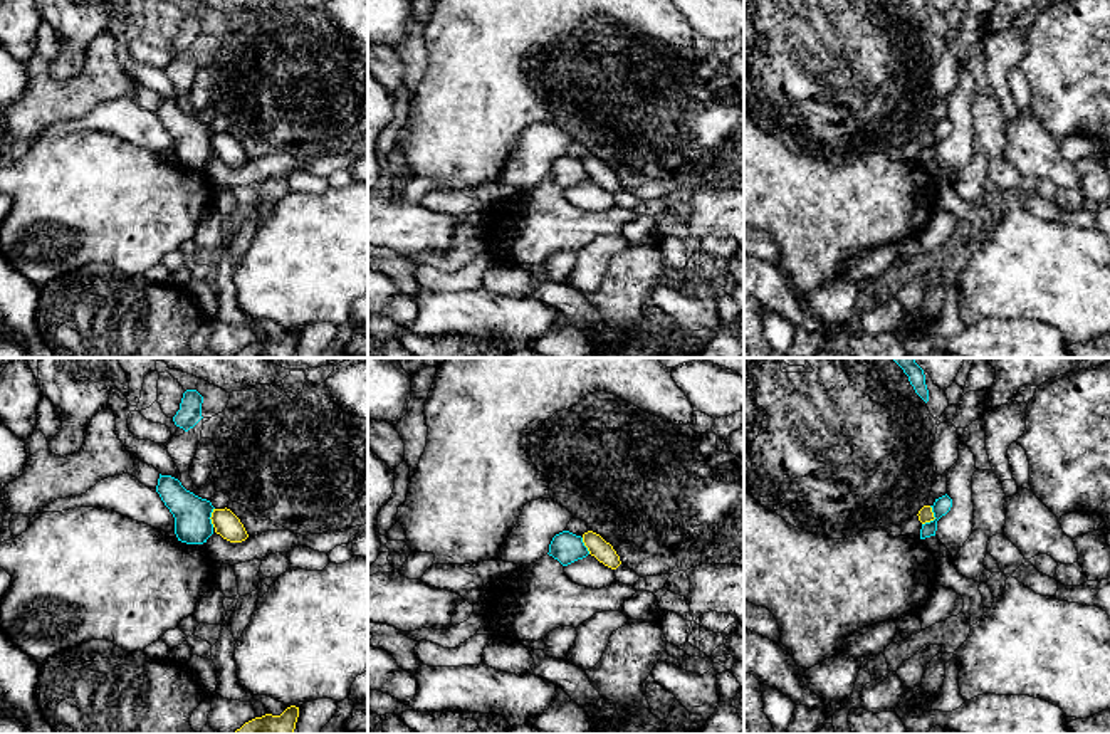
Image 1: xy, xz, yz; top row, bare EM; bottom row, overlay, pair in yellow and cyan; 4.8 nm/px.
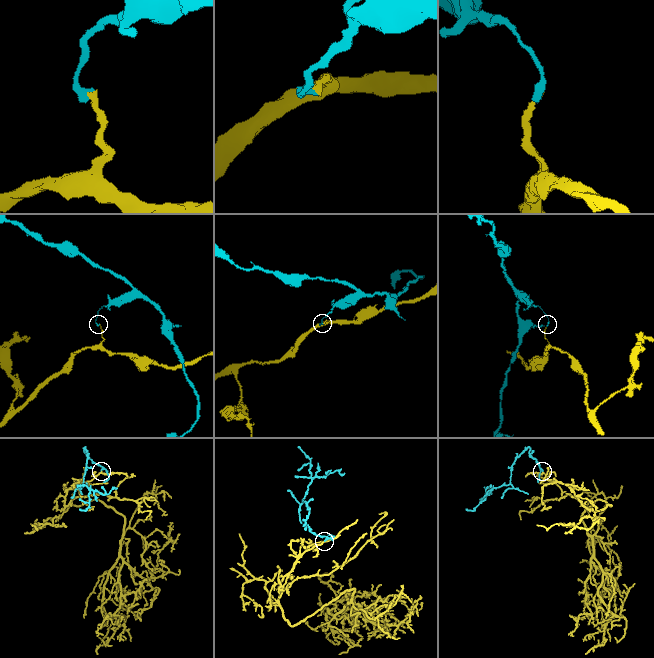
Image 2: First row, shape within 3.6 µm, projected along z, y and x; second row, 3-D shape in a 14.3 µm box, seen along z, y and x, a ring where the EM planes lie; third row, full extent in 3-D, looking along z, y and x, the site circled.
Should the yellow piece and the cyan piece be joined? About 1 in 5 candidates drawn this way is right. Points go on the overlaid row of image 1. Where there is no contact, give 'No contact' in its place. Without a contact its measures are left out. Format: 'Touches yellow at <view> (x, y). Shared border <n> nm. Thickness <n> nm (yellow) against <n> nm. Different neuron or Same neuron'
Touches yellow at yz (934, 518). Shared border 100 nm. Thickness 70 nm (yellow) against 80 nm. Different neuron

